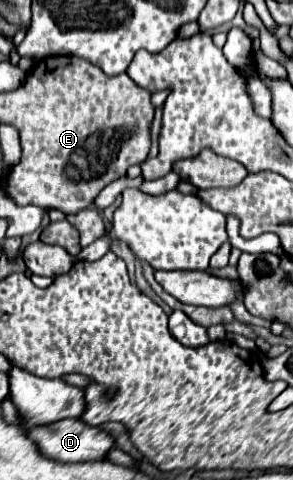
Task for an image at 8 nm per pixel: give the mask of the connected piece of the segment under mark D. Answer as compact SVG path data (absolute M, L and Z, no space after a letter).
M65 419L65 421L57 421L53 425L43 425L43 427L35 427L35 431L29 431L29 437L35 439L39 451L49 457L55 459L59 463L87 463L87 461L105 461L109 451L115 449L115 437L105 433L99 427L87 427L83 425L79 419Z

